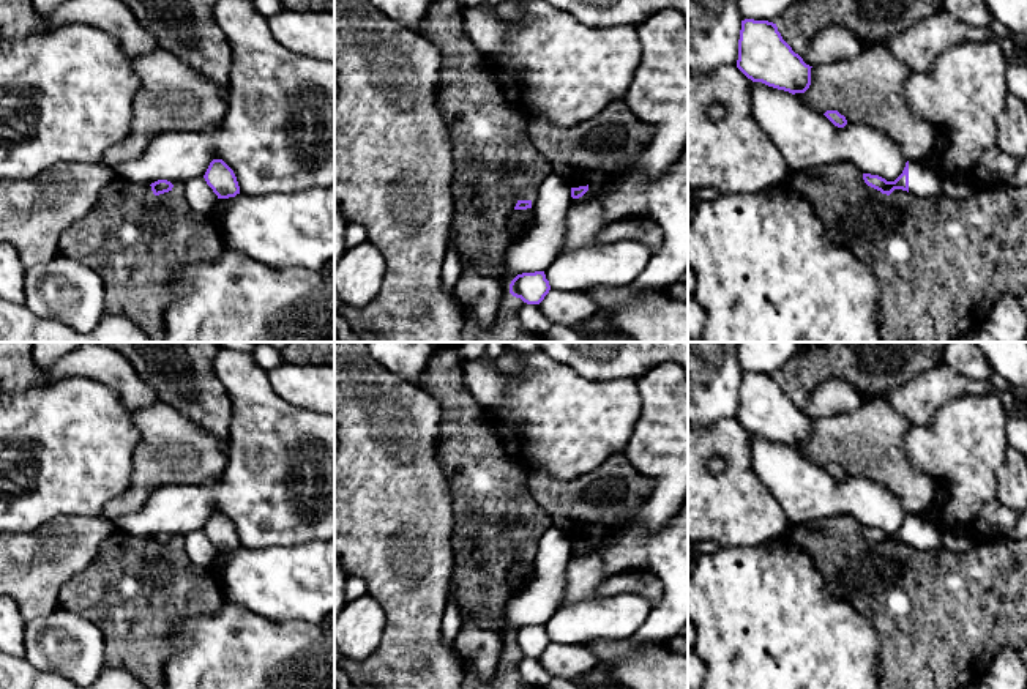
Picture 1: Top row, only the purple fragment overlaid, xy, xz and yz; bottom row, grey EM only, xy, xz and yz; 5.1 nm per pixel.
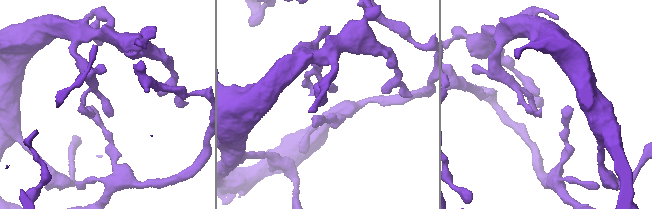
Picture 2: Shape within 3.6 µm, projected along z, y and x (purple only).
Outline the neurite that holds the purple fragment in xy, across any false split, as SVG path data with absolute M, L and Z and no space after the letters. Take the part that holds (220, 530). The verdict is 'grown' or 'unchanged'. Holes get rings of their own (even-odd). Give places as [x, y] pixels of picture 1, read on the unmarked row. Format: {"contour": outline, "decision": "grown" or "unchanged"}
{"contour": "M213 512L204 531L218 552L229 552L240 547L235 527L222 512Z", "decision": "unchanged"}

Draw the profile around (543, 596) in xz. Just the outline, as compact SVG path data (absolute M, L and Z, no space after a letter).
M555 527L540 536L532 552L535 579L508 601L505 616L514 628L544 624L562 605L571 541Z

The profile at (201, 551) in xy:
M204 530L191 531L181 541L191 563L197 566L211 566L219 553L213 542L207 538Z

